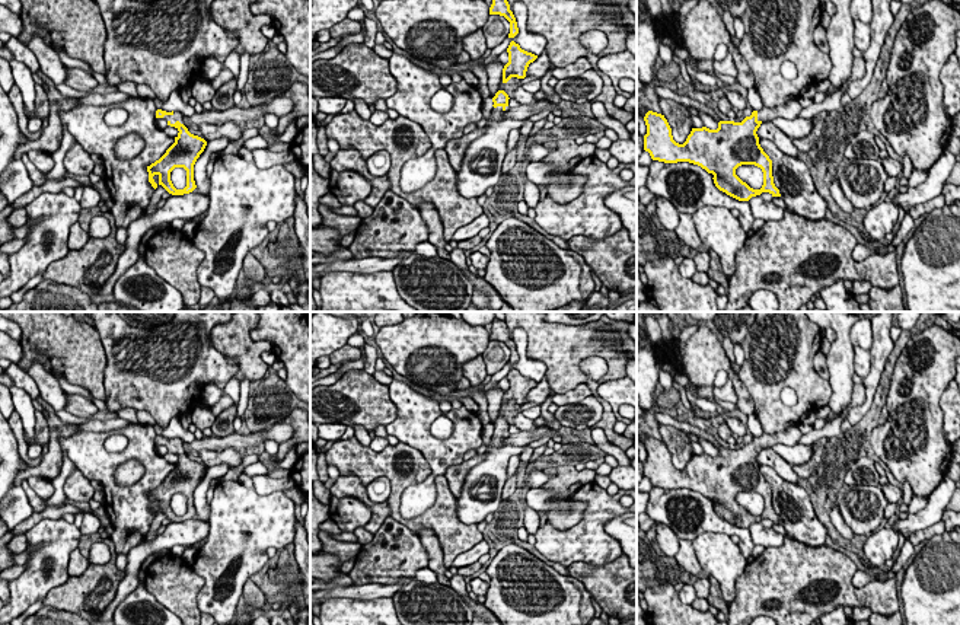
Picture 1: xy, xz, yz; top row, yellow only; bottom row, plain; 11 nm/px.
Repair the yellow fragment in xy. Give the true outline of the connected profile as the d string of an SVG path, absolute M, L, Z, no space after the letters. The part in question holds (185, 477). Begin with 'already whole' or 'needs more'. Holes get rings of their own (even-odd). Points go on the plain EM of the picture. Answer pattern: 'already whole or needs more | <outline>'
needs more | M157 436L156 444L166 446L168 452L175 453L179 459L166 479L147 492L149 508L154 516L162 511L172 522L189 520L197 514L194 507L194 491L204 478L207 468L188 457L184 452L184 441L178 437L166 439ZM175 494L184 494L186 497L186 513L184 516L176 516L170 507L170 498Z

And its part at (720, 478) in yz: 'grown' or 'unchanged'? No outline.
grown

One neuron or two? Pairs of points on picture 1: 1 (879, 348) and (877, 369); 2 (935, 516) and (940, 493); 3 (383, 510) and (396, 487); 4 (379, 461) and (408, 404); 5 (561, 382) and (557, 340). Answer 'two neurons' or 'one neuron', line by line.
1: one neuron
2: one neuron
3: two neurons
4: two neurons
5: one neuron

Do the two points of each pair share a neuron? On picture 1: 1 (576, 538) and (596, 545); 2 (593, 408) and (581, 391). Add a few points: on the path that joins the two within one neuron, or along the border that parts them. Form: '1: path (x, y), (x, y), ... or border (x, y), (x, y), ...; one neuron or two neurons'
1: path (580, 542), (592, 544); one neuron
2: border (590, 394), (577, 402), (558, 407); two neurons

